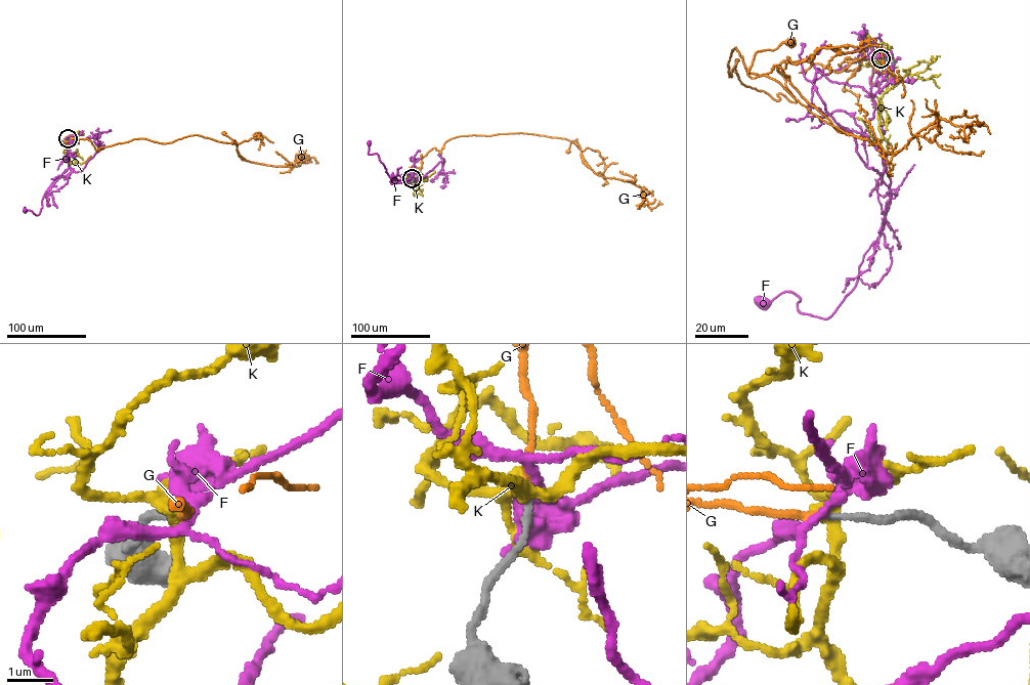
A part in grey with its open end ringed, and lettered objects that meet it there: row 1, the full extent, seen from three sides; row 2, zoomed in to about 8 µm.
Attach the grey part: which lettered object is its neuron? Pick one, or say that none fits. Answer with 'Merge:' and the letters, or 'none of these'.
Merge: G

